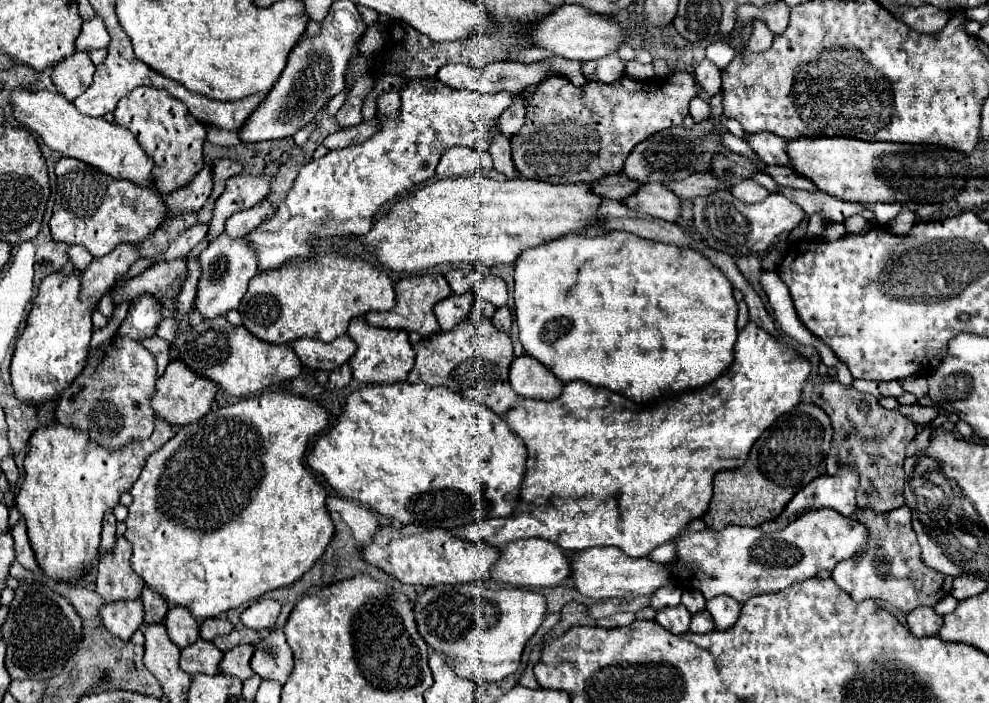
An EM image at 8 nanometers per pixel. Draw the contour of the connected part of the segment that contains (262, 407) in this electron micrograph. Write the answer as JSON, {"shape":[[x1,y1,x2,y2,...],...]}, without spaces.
{"shape":[[266,392,256,398,244,398,236,404,230,404,226,408,214,408,208,412,202,420,192,422,188,426,182,426,178,434,174,434,160,450,152,452,140,472,140,478,130,488,132,504,128,506,128,518,126,518,126,532,124,538,132,544,132,570,144,580,144,584,158,592,168,604,184,606,190,610,190,614,202,622,204,618,216,618,218,614,226,614,232,608,238,608,244,602,258,600,262,594,288,586,296,582,302,574,306,574,314,562,324,554,328,542,334,534,334,524,330,520,330,514,326,510,326,490,314,474,304,464,304,454,308,440,314,438,318,432,322,432,328,426,328,412,320,404,312,404,300,396,290,396,282,392]]}

